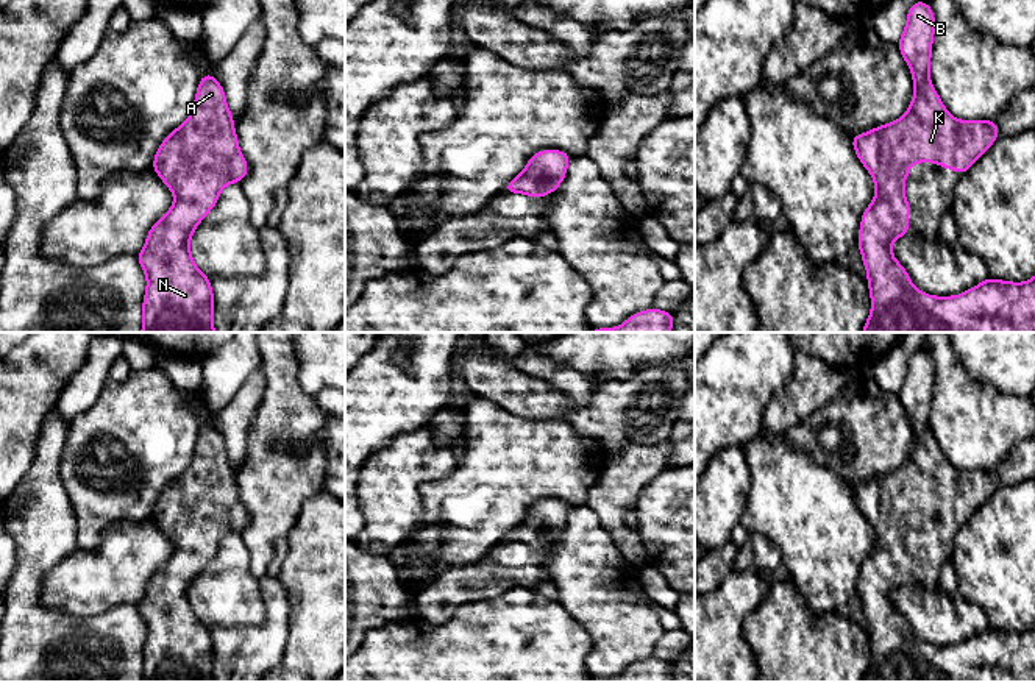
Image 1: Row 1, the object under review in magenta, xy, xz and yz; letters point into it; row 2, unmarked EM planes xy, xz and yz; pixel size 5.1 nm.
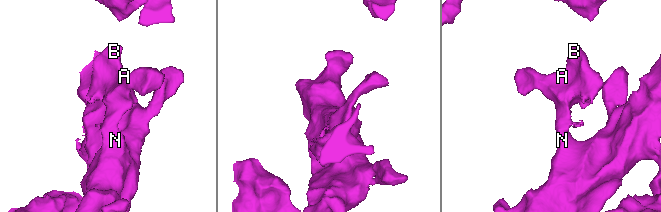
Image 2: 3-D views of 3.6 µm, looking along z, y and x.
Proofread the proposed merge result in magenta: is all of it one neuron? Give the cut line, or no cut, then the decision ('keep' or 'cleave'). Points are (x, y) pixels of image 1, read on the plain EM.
no cut; keep

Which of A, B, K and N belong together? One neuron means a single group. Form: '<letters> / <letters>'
A B K N

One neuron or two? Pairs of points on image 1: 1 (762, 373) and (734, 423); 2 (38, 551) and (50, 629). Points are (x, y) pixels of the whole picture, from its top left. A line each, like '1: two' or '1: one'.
1: one
2: one

